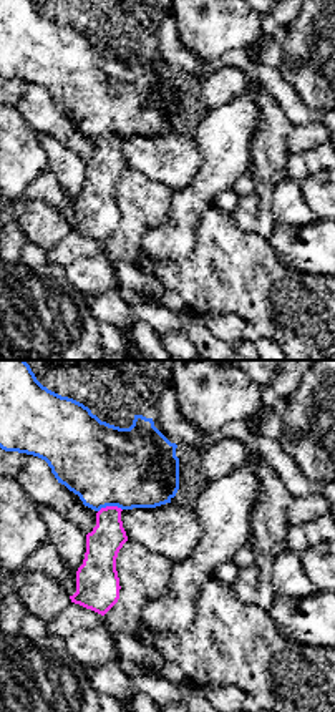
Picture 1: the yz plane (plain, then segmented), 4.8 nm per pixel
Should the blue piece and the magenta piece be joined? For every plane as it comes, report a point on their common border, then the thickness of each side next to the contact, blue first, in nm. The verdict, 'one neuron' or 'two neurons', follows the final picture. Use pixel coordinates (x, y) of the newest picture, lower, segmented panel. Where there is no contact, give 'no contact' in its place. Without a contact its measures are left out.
meets blue at (110, 505); 400 nm thick on the blue side, 170 nm on the other

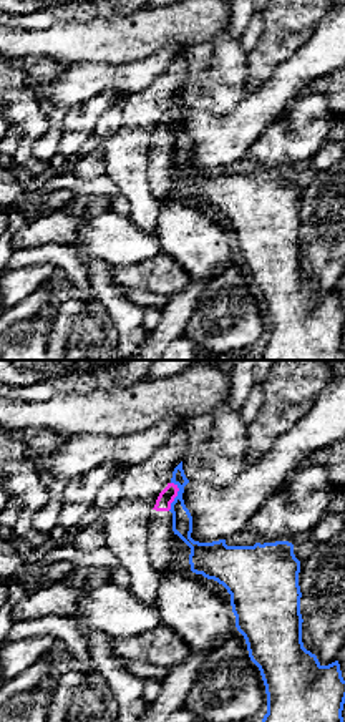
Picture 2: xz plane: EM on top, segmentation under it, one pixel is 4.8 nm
meets blue at (176, 497); 100 nm thick on the blue side, 80 nm on the other

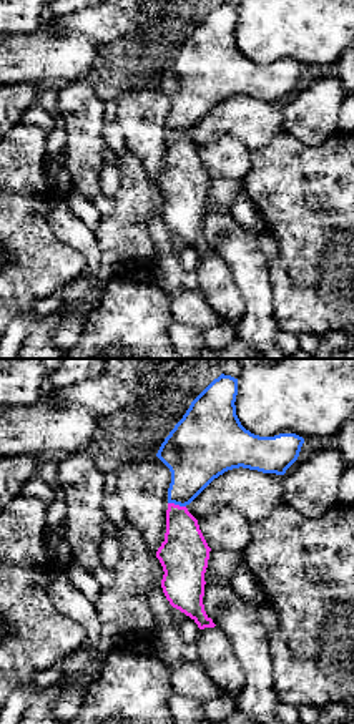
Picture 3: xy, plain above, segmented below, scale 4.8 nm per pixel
meets blue at (176, 503); 280 nm thick on the blue side, 240 nm on the other

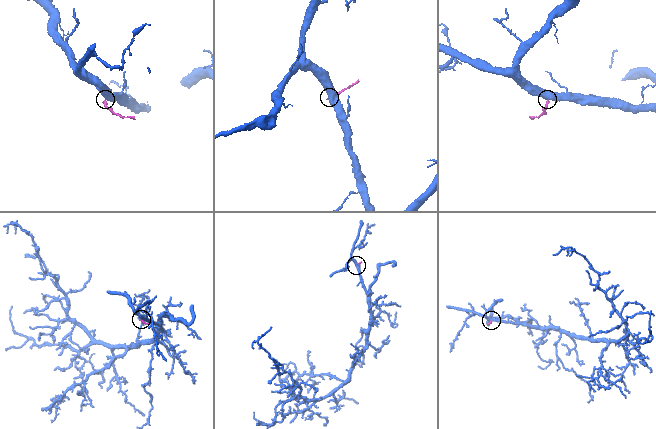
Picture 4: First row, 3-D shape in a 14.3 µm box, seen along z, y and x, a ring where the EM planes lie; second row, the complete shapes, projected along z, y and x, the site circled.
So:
two neurons

